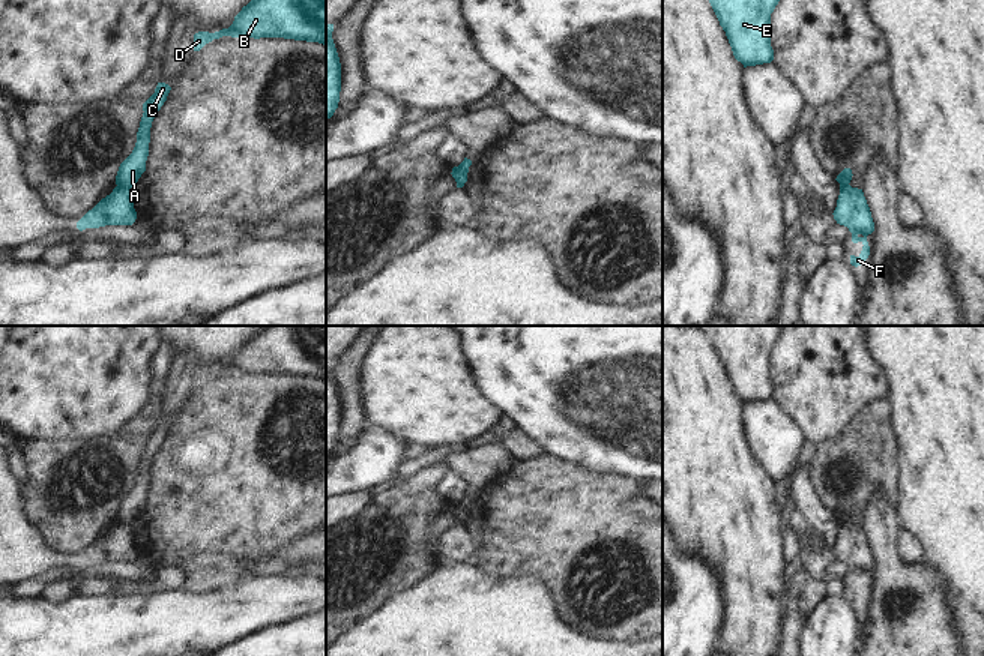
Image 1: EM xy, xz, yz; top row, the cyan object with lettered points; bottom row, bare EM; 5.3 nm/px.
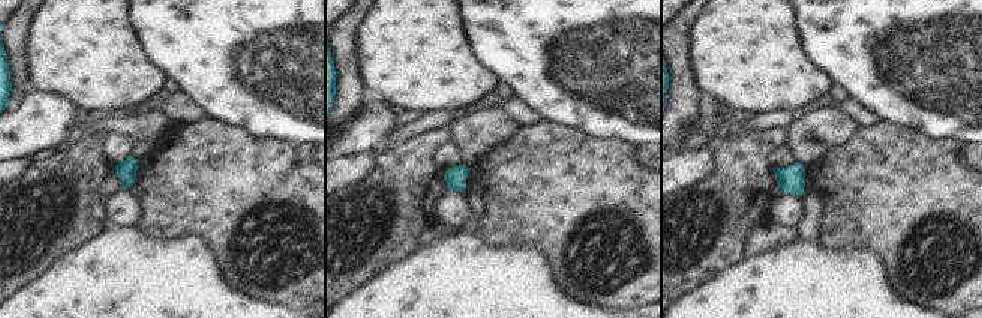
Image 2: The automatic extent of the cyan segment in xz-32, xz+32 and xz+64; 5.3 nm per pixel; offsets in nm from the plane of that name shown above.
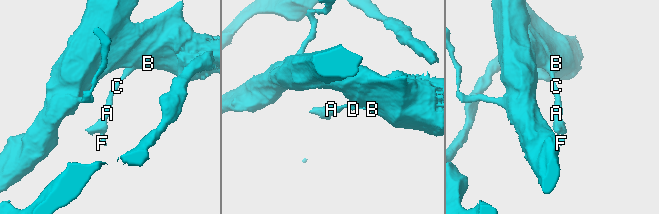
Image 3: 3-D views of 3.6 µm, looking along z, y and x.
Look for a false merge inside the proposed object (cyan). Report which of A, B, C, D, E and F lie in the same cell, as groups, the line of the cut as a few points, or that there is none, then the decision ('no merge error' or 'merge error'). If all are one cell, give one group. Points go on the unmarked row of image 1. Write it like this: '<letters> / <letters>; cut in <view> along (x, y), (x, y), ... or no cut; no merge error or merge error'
A B C D E / F; cut in xz along (455, 503), (463, 511), (464, 518); merge error

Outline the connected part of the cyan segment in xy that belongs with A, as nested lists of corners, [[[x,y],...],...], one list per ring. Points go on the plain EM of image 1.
[[[158,419],[155,429],[143,440],[144,449],[137,468],[137,479],[132,489],[119,503],[116,512],[117,522],[131,525],[146,507],[152,458],[167,437],[170,426],[171,423],[168,420]]]

